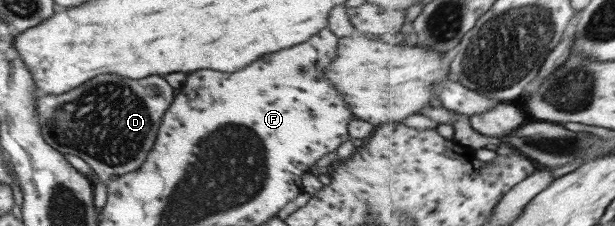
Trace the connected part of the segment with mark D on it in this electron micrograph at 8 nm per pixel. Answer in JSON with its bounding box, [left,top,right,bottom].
[33,73,173,210]

